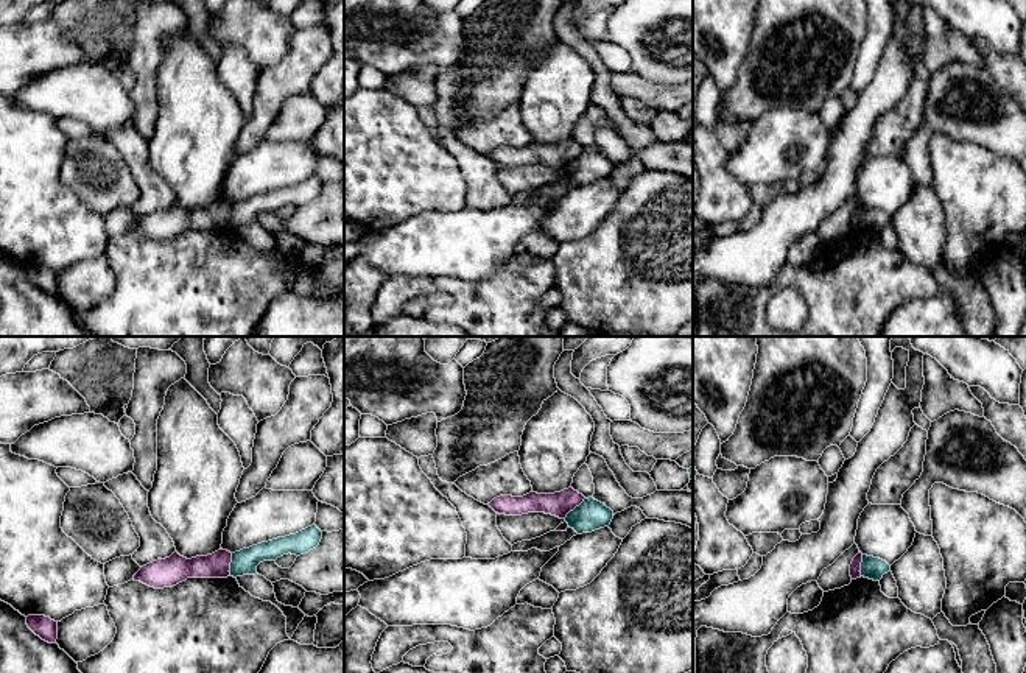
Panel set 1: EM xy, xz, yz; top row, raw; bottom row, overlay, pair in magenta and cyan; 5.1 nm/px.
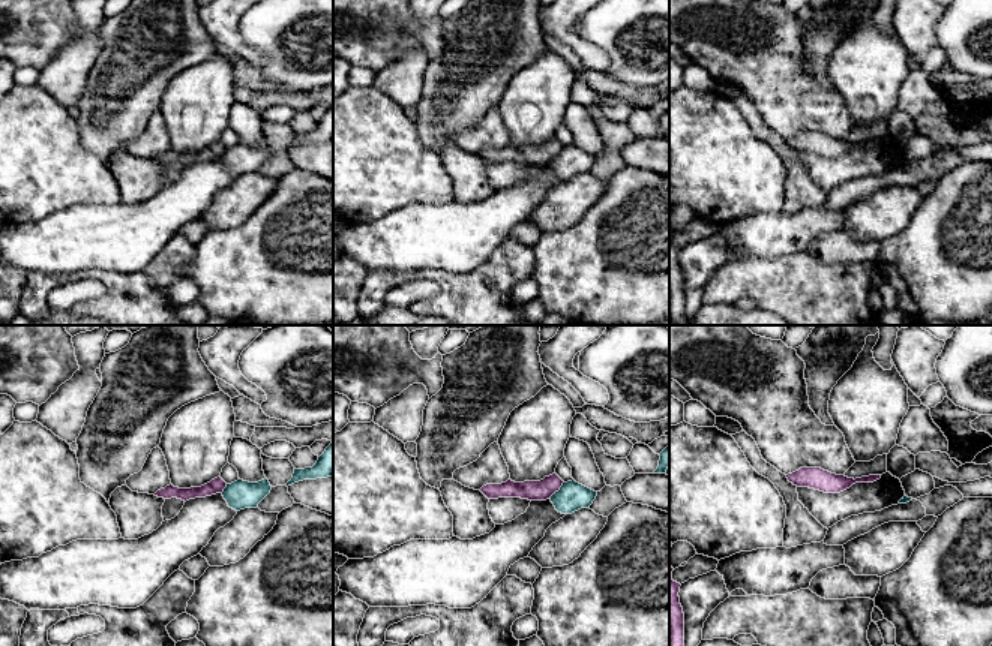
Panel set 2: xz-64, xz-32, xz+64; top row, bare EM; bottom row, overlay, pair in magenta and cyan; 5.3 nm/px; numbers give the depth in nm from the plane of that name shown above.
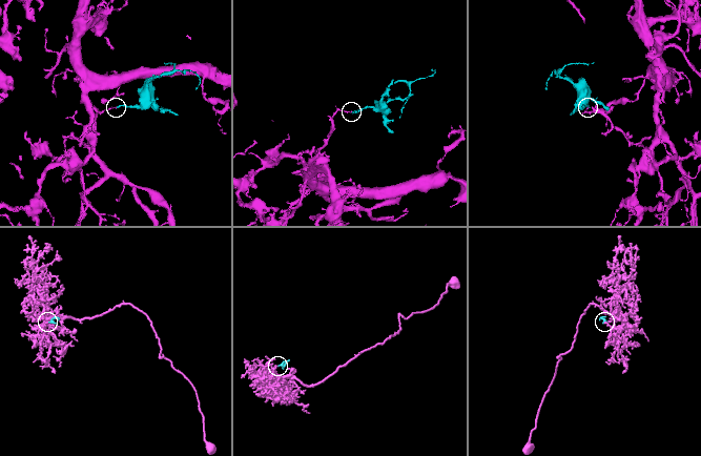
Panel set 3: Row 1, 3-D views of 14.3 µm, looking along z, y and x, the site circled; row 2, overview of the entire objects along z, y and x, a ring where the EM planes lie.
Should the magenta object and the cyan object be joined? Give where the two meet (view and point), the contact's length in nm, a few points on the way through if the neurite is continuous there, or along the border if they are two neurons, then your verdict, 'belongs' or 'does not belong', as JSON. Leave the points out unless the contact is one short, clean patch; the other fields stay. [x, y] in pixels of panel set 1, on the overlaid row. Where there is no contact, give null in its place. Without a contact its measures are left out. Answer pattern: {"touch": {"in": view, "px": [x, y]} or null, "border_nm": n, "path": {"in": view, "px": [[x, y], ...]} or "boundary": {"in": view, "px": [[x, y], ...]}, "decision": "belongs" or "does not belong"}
{"touch": {"in": "xz", "px": [575, 507]}, "border_nm": 160, "boundary": {"in": "xz", "px": [[584, 497], [564, 517]]}, "decision": "does not belong"}

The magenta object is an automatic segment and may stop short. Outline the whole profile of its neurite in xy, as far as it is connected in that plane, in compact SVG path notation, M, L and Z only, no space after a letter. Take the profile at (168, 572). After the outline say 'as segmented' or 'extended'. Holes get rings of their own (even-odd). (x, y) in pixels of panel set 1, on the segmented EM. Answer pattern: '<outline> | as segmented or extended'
M218 550L207 556L187 559L174 551L170 558L143 566L134 581L154 589L173 587L187 578L227 578L230 576L232 553Z | as segmented

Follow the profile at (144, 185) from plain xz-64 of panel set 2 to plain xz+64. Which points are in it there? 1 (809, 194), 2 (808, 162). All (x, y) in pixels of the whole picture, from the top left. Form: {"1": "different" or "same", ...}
{"1": "same", "2": "different"}

